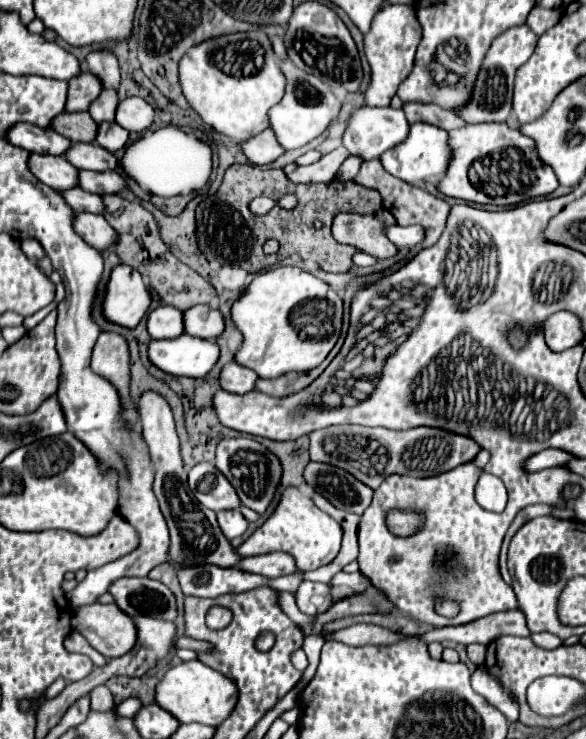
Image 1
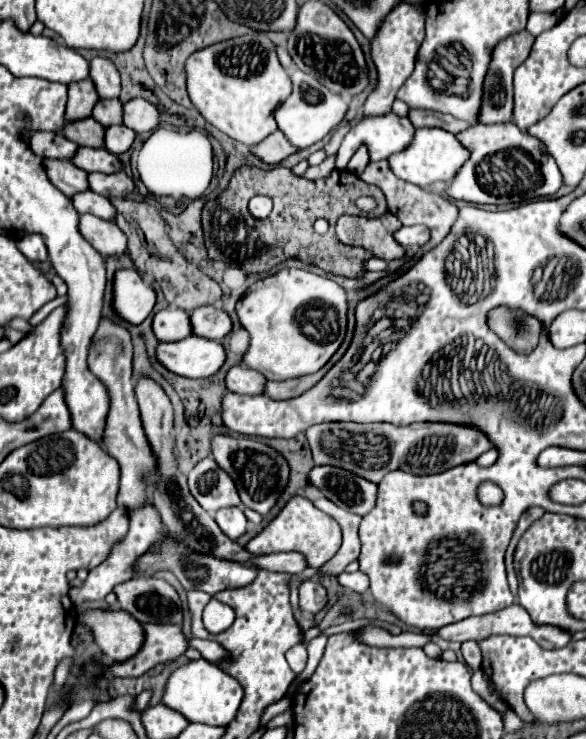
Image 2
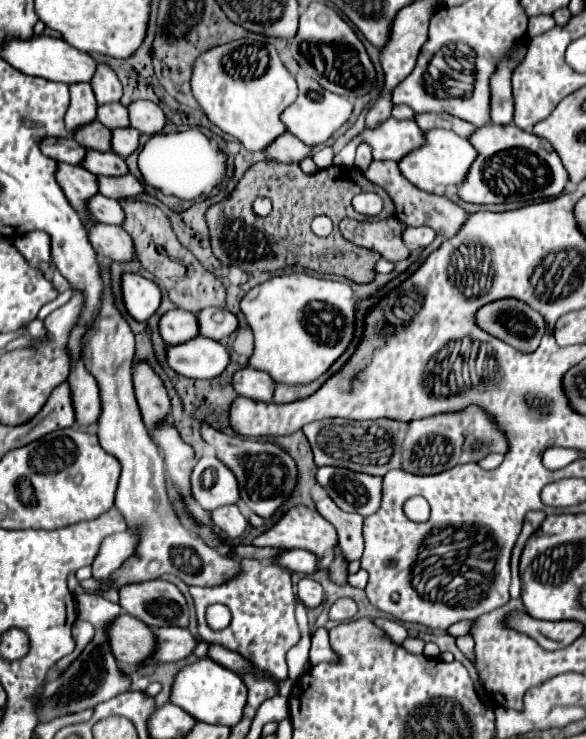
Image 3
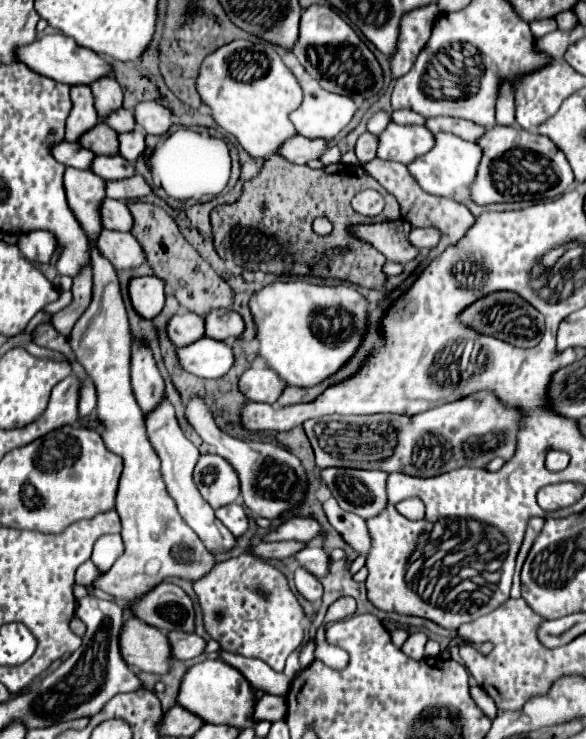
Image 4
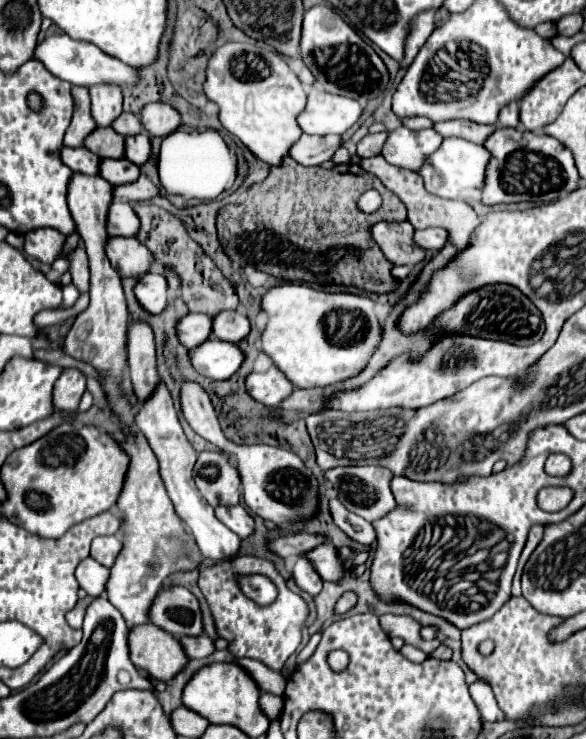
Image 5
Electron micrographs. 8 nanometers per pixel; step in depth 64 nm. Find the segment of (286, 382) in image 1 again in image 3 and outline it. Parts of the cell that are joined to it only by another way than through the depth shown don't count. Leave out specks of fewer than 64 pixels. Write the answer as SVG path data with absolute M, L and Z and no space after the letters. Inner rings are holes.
M320 376L318 380L304 384L304 386L288 386L288 384L276 384L276 392L274 392L274 402L286 404L286 402L296 402L304 396L312 396L312 392L316 392L322 384L326 382L326 376Z

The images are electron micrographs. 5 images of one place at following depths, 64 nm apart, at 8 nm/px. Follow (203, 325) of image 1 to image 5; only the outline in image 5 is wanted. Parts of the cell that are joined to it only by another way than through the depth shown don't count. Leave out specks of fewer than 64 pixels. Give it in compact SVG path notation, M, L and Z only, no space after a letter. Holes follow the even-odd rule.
M220 312L214 316L212 334L218 340L240 344L250 334L250 320L240 312Z

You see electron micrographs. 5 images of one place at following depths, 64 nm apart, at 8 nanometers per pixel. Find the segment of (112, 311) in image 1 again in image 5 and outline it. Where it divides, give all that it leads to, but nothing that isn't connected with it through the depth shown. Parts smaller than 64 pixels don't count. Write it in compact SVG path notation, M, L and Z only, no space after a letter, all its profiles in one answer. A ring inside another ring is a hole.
M148 272L142 276L134 288L136 298L150 314L160 314L168 304L168 284L164 274Z

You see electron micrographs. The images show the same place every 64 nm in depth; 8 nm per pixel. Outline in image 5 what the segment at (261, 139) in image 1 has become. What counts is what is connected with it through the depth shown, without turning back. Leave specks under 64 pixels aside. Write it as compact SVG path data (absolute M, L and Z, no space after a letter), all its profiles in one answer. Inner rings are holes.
M302 134L302 138L298 140L298 144L292 146L290 156L304 164L304 166L320 166L328 160L332 160L334 152L342 146L342 138L340 136L310 136L310 134Z

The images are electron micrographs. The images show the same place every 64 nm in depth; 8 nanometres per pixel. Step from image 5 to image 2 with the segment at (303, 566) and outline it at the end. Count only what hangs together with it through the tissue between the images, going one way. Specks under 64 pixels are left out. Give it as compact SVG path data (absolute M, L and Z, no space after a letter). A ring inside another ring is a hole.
M304 580L300 584L298 592L300 592L300 608L308 614L316 614L318 610L322 610L328 604L326 588L316 584L314 580Z

